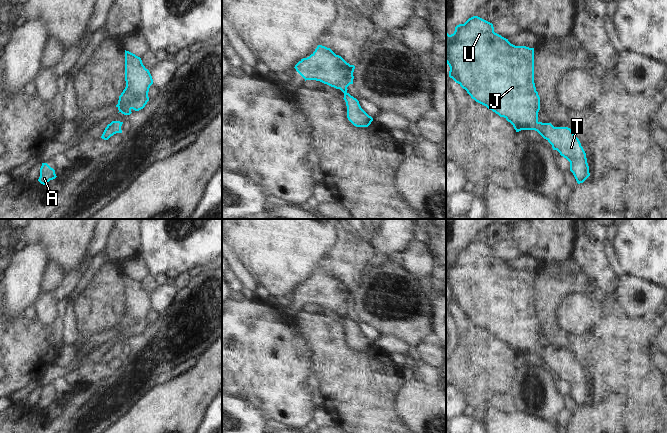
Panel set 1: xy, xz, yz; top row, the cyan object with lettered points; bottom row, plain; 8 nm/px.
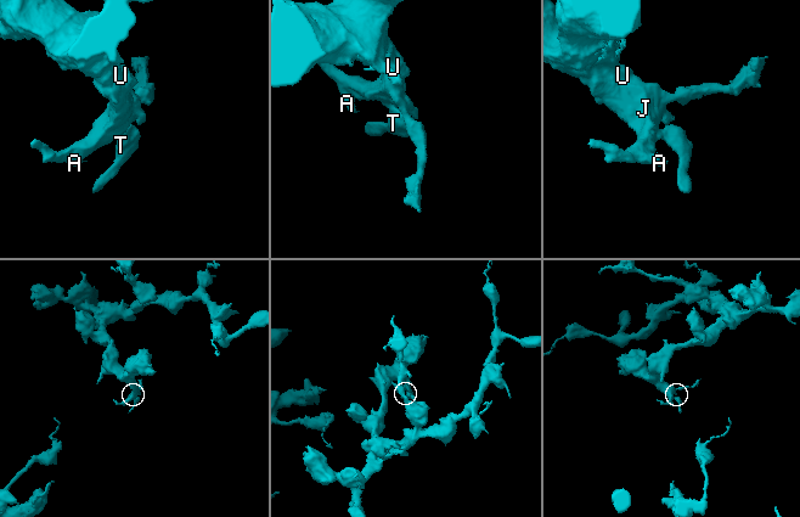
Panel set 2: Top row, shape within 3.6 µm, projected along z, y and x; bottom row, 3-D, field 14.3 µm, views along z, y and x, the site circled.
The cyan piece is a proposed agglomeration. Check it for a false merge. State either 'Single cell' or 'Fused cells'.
Single cell

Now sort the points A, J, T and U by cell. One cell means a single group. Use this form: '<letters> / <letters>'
A J T U

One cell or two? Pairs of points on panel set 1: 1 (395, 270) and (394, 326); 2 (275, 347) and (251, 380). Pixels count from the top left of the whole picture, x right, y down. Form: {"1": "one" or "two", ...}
{"1": "one", "2": "one"}

